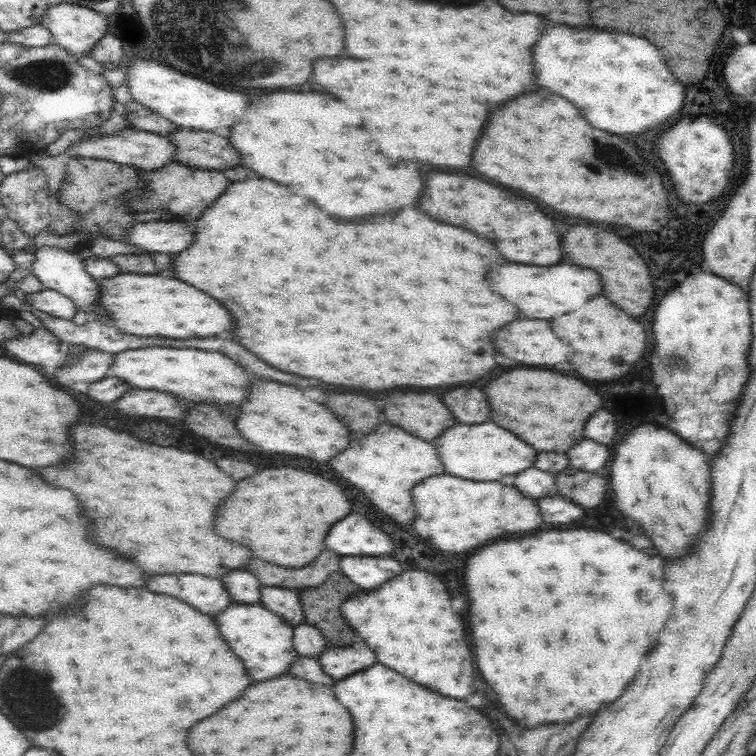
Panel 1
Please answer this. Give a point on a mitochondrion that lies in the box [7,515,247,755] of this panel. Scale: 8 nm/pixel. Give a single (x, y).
(43, 710)

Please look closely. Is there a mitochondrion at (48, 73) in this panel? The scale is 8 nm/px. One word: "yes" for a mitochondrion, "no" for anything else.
yes

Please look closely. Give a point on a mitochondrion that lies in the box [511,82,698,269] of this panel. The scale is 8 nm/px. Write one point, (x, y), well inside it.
(615, 159)

